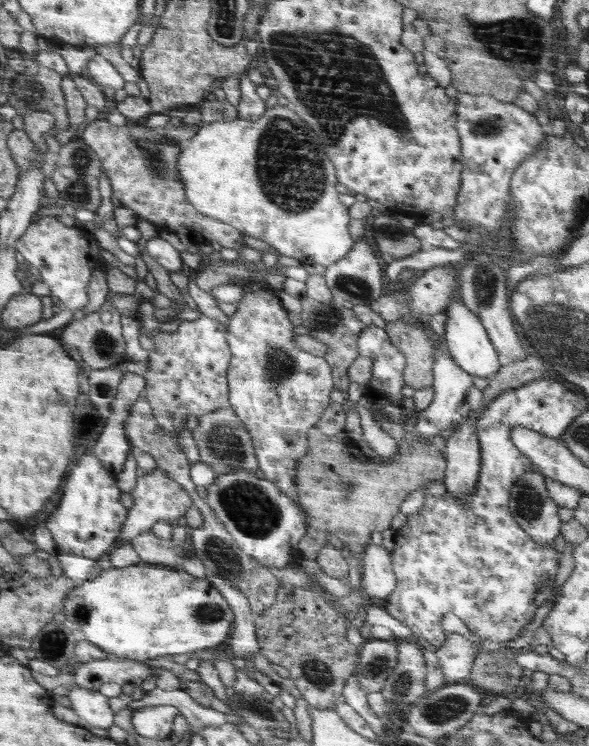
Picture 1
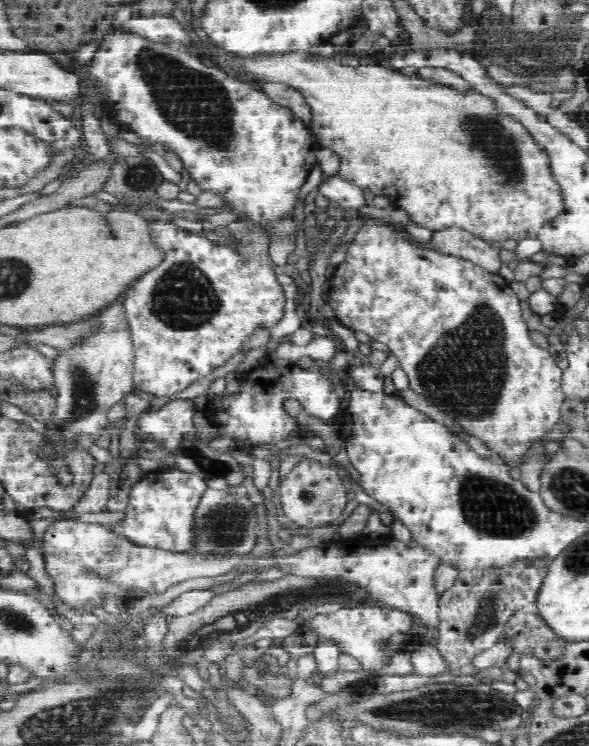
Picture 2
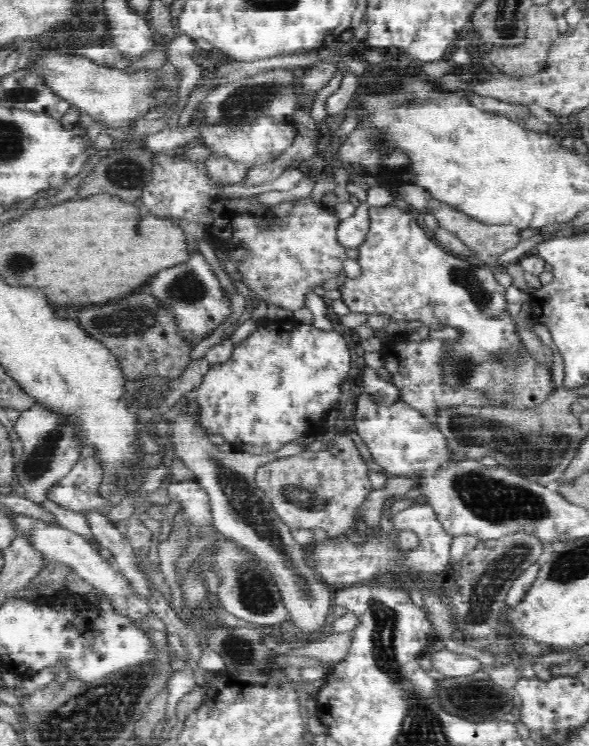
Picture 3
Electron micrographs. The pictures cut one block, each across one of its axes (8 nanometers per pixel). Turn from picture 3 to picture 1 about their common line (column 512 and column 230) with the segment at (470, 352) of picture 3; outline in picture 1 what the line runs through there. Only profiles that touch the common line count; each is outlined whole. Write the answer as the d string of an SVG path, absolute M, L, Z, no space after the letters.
M260 290L246 294L236 303L236 312L229 316L228 343L231 345L231 368L228 369L229 404L250 433L259 464L258 473L271 479L284 494L299 503L298 470L296 460L310 448L307 433L330 406L330 392L334 388L330 367L322 357L300 350L296 339L292 342L292 324L286 318L276 292Z

